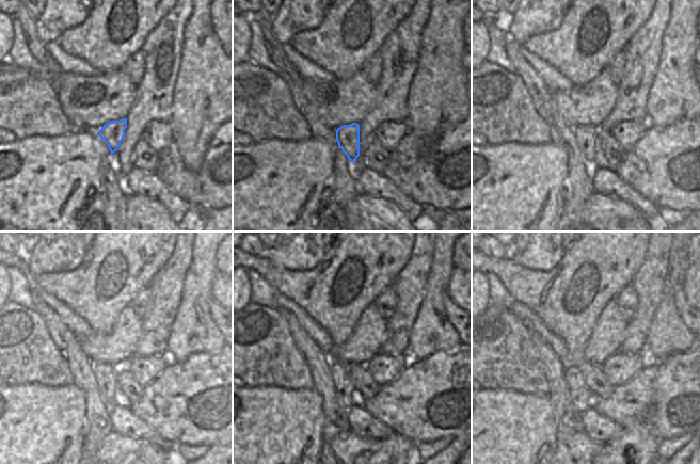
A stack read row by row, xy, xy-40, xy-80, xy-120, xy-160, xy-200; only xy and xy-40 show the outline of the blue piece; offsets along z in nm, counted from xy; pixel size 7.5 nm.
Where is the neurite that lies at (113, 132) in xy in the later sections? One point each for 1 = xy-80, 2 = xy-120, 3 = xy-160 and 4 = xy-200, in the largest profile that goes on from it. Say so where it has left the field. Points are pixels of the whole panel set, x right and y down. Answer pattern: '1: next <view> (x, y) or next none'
1: next xy-80 (586, 136)
2: next xy-120 (106, 374)
3: next xy-160 (346, 394)
4: next xy-200 (581, 396)

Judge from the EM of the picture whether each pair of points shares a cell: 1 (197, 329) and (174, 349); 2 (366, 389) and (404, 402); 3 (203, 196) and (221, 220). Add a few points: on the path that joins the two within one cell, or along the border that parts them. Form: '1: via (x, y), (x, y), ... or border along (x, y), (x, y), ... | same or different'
1: via (192, 332), (179, 344) | same
2: border along (381, 385), (372, 397), (362, 400) | different
3: border along (221, 208), (205, 211) | different

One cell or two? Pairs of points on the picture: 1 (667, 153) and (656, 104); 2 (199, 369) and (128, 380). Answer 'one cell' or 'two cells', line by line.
1: two cells
2: two cells

